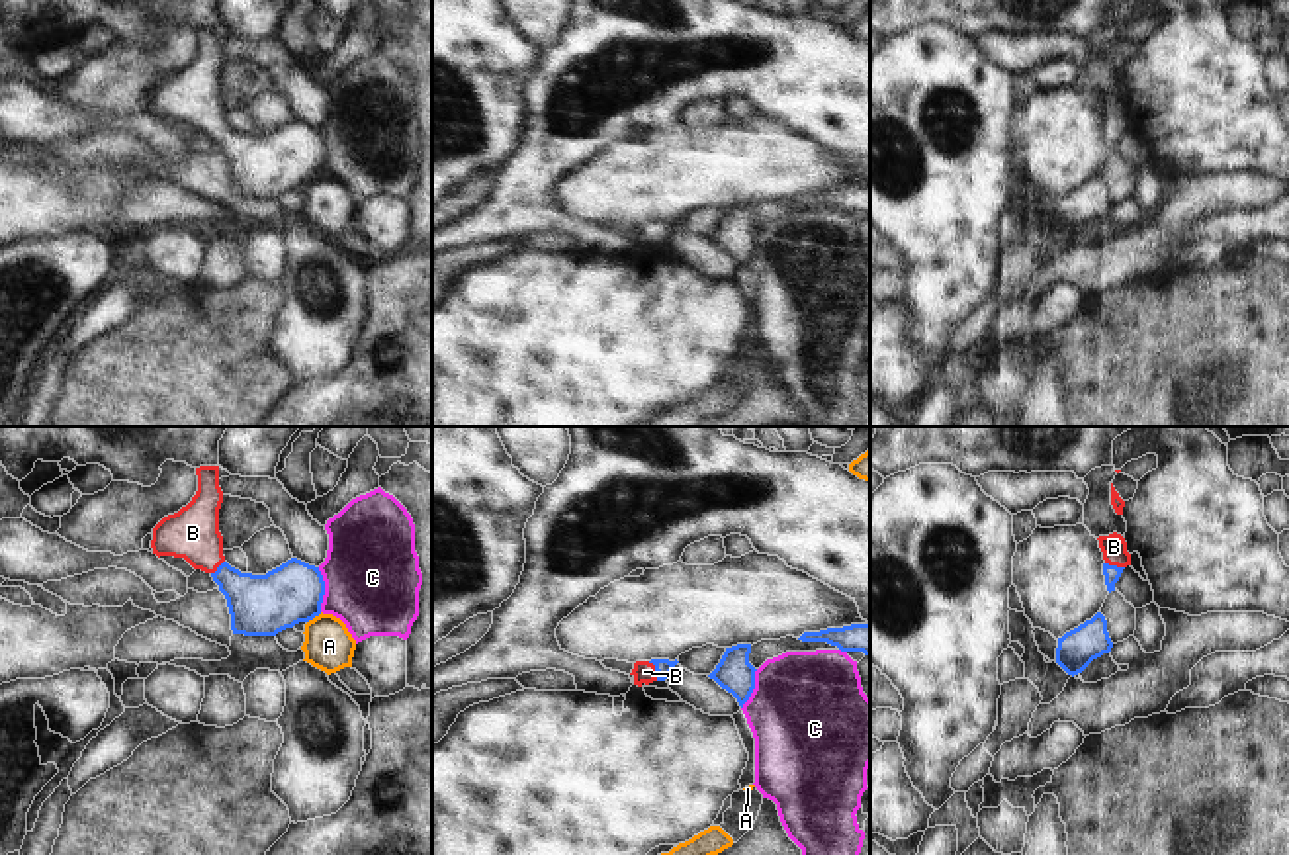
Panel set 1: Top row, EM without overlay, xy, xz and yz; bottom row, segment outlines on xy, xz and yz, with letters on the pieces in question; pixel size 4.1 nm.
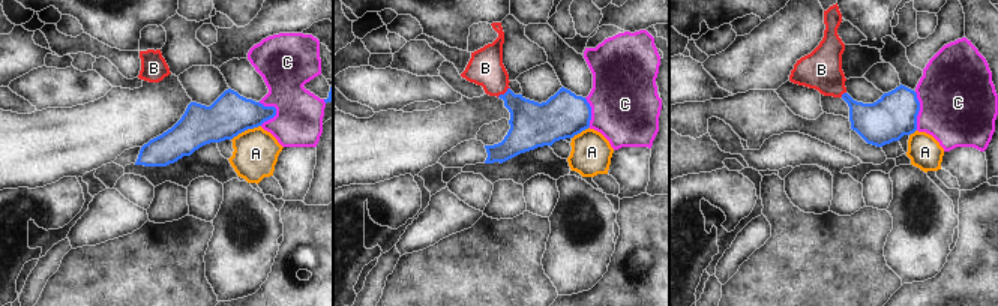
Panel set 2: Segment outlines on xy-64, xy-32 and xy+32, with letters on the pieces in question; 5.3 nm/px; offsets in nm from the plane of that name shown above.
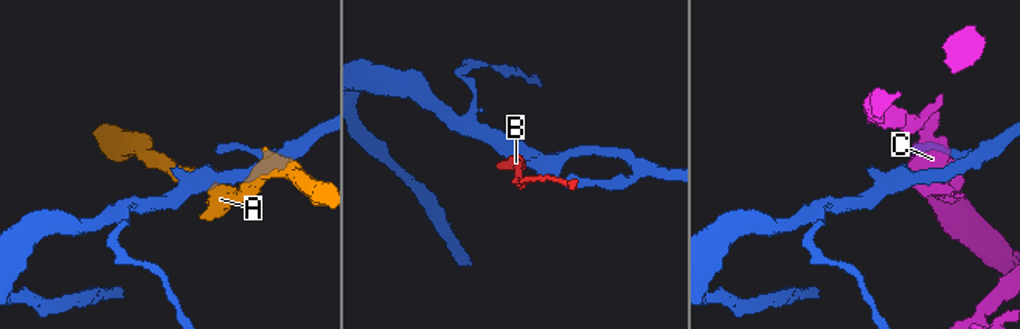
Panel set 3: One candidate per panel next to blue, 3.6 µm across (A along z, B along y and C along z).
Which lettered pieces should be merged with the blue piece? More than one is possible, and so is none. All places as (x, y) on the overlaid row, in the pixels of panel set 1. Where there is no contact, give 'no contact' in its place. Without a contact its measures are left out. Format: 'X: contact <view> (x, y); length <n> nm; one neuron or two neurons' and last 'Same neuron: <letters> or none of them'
A: contact xy (313, 617); length 80 nm; two neurons
B: contact xz (656, 670); length 90 nm; one neuron
C: contact xy (323, 589); length 180 nm; two neurons
Same neuron: B

